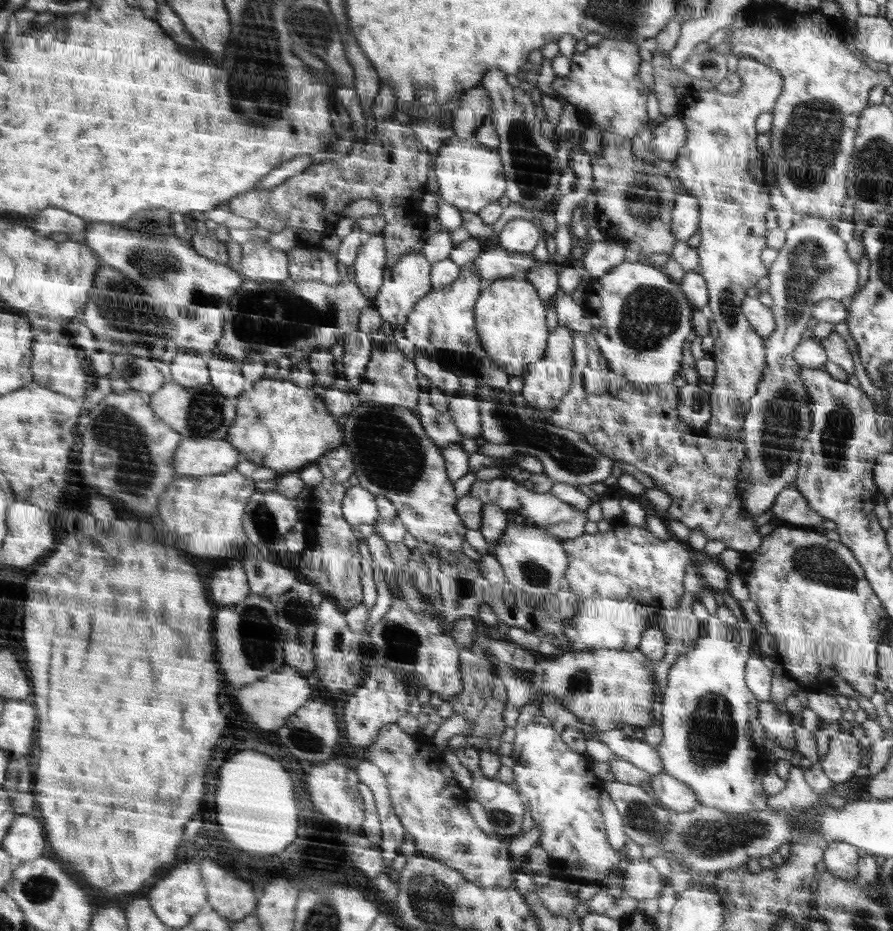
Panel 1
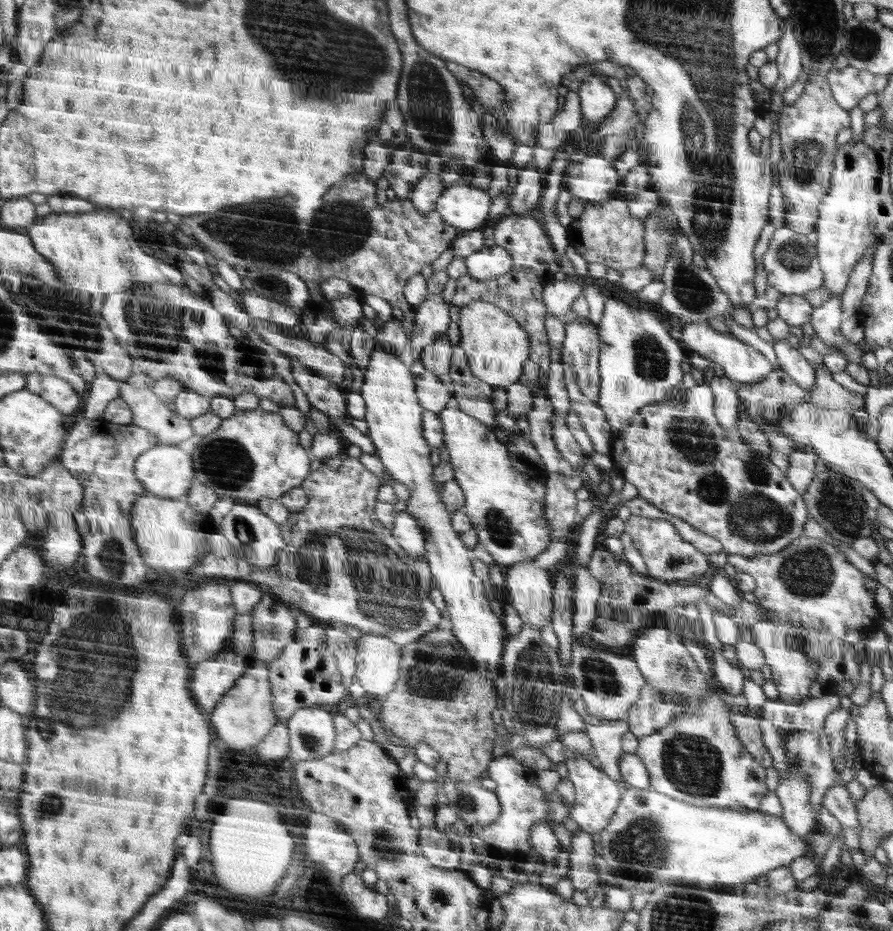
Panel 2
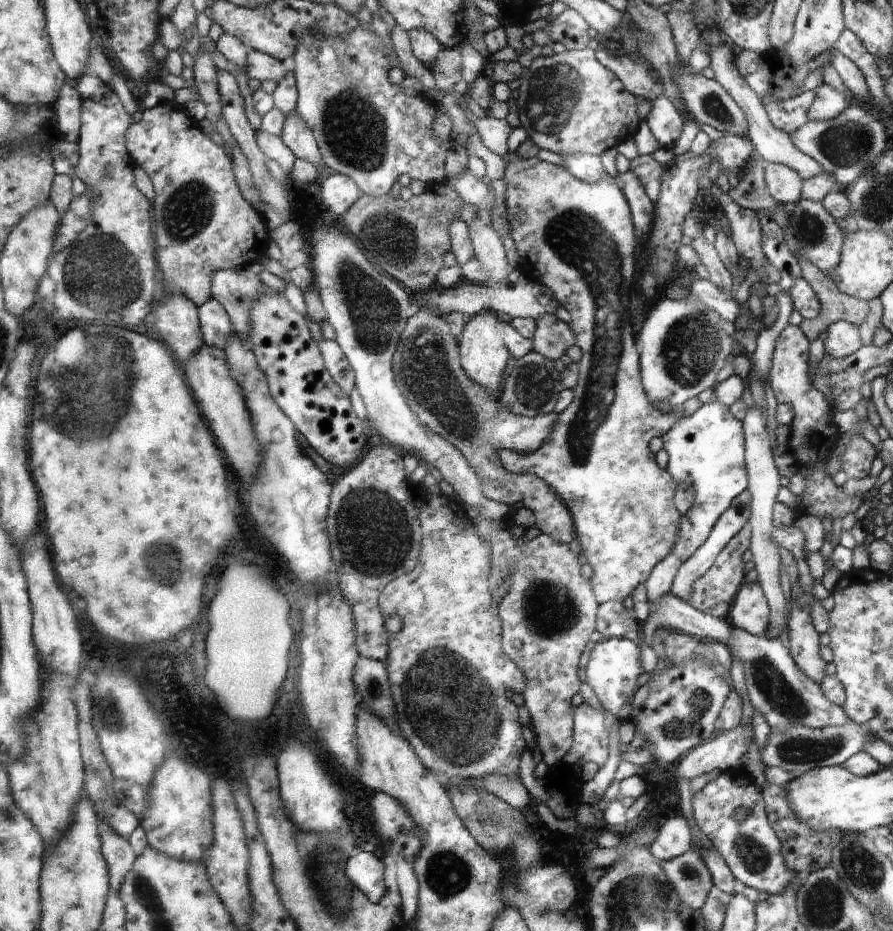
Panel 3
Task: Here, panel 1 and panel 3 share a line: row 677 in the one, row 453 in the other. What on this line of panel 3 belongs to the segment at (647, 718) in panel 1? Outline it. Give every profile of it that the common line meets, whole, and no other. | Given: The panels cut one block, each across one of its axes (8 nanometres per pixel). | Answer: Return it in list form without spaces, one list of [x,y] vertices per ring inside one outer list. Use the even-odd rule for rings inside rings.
[[[517,152],[509,154],[505,163],[504,176],[502,180],[506,185],[506,216],[510,223],[510,237],[514,240],[518,250],[526,250],[528,260],[534,264],[536,274],[539,275],[538,280],[547,285],[552,292],[559,305],[566,308],[570,313],[569,326],[574,334],[575,344],[582,351],[582,358],[577,362],[579,368],[578,382],[572,389],[573,400],[569,406],[564,409],[558,417],[556,427],[550,434],[545,444],[537,451],[532,451],[530,454],[522,454],[514,449],[502,450],[502,462],[505,469],[511,473],[530,473],[539,476],[546,484],[555,492],[557,497],[565,504],[568,512],[572,516],[575,528],[575,536],[580,541],[581,554],[586,558],[586,564],[590,564],[592,568],[592,577],[590,582],[593,583],[594,598],[598,604],[614,601],[626,600],[629,601],[630,594],[638,585],[645,583],[652,576],[653,569],[665,560],[674,546],[678,543],[678,528],[681,524],[681,512],[677,509],[674,497],[676,496],[677,479],[669,473],[668,470],[662,470],[657,462],[654,462],[652,452],[648,450],[648,442],[656,436],[664,436],[666,432],[670,432],[670,428],[684,416],[683,408],[676,406],[670,414],[662,413],[659,410],[652,408],[648,402],[649,396],[646,396],[645,390],[642,390],[641,376],[641,351],[638,350],[636,342],[638,338],[634,338],[634,326],[632,326],[632,310],[630,310],[630,292],[632,292],[632,284],[634,284],[634,250],[636,250],[636,232],[632,226],[633,218],[630,218],[629,201],[618,190],[618,186],[612,182],[612,176],[606,175],[600,182],[596,184],[586,183],[583,180],[578,180],[573,174],[569,173],[565,167],[555,165],[546,161],[541,161],[538,157],[528,158],[520,156]]]

